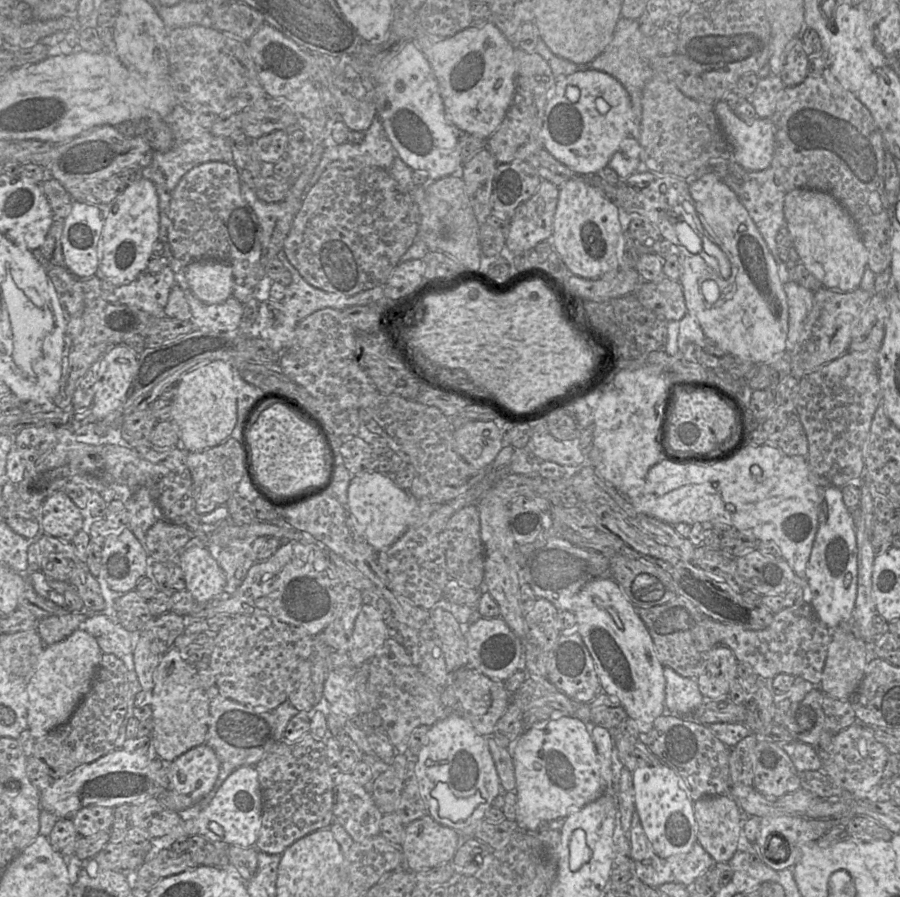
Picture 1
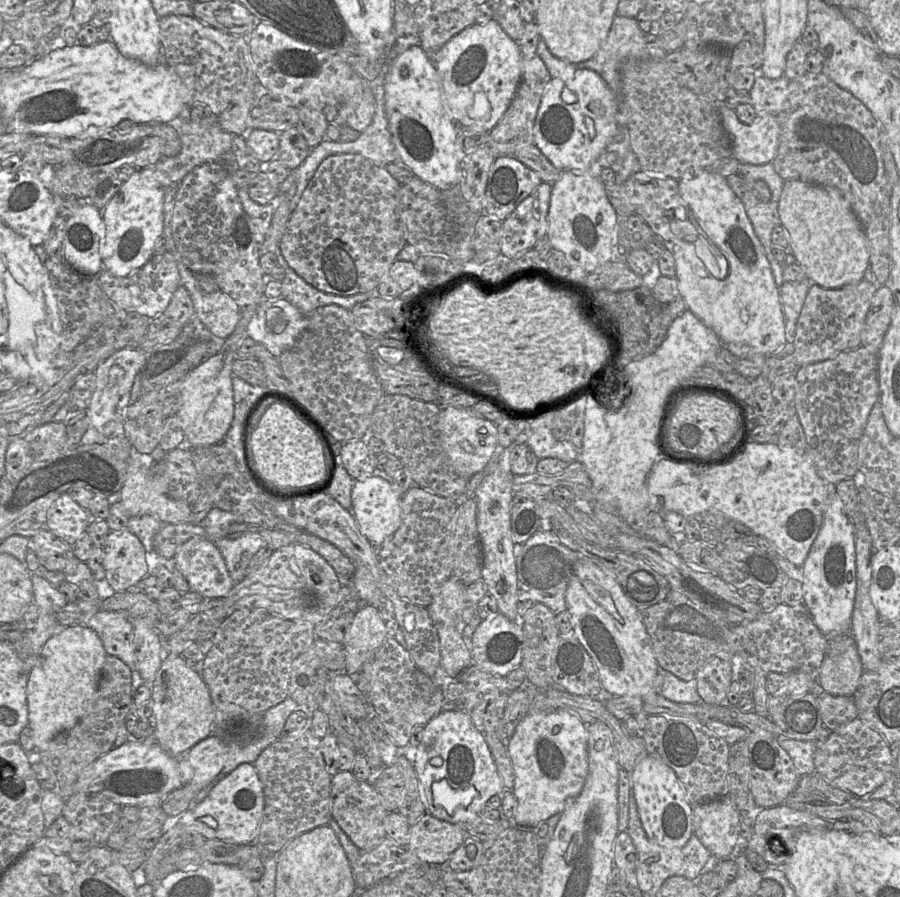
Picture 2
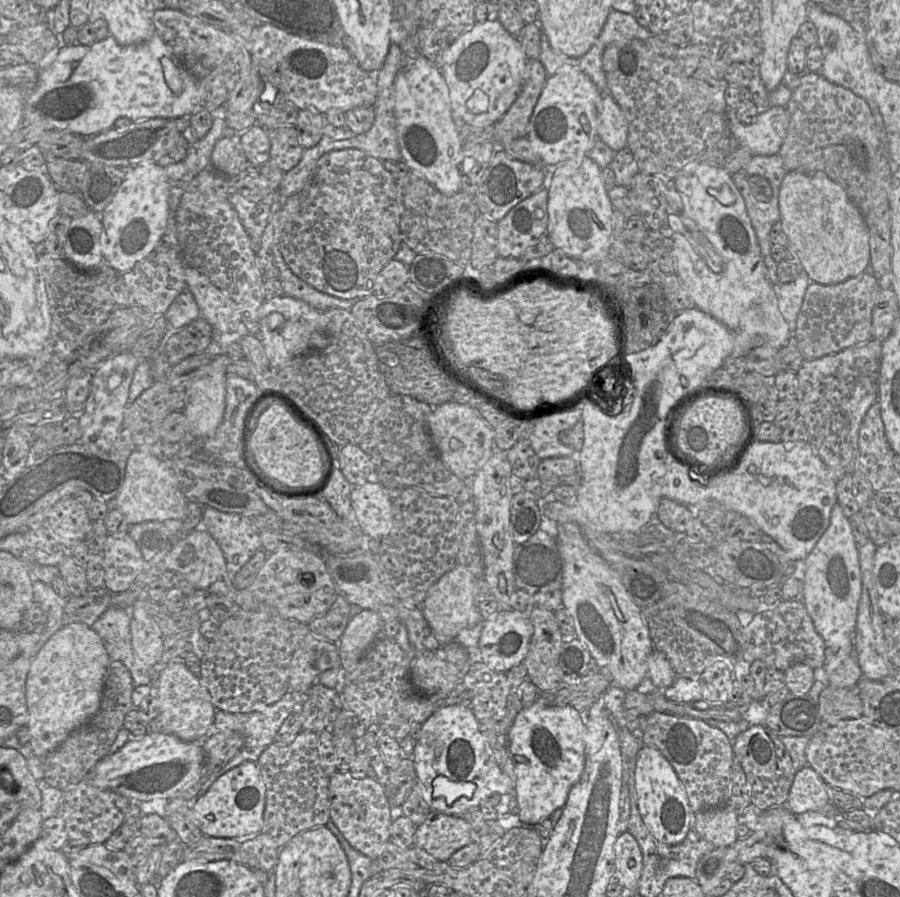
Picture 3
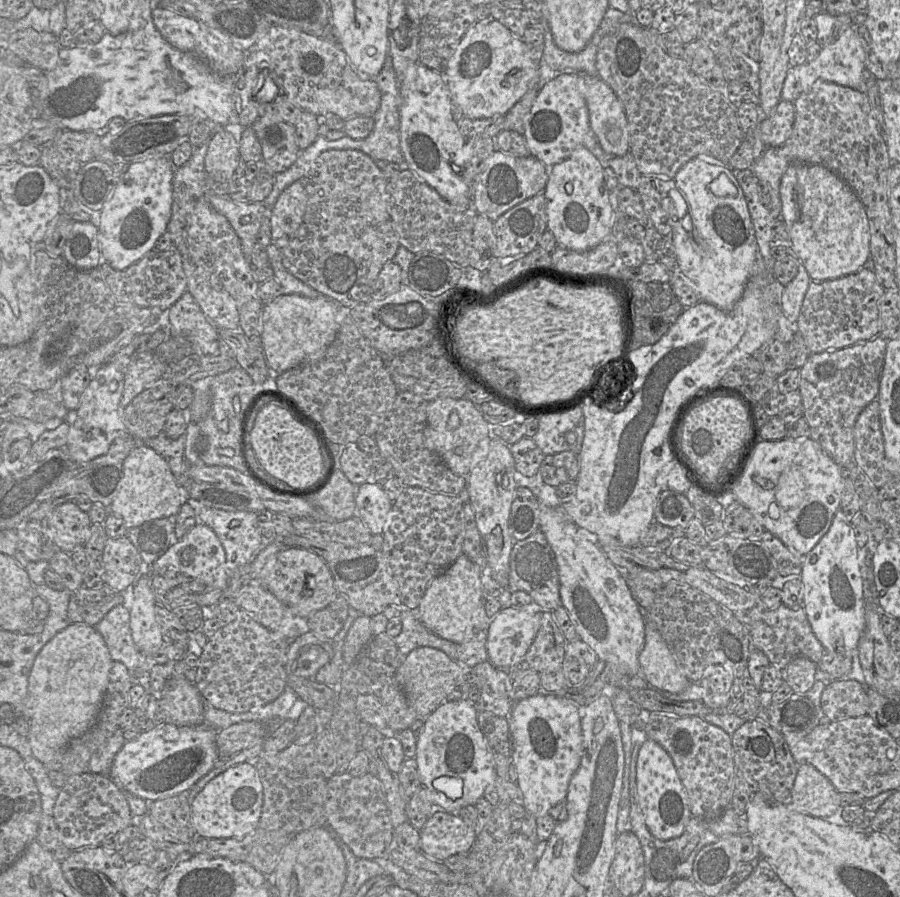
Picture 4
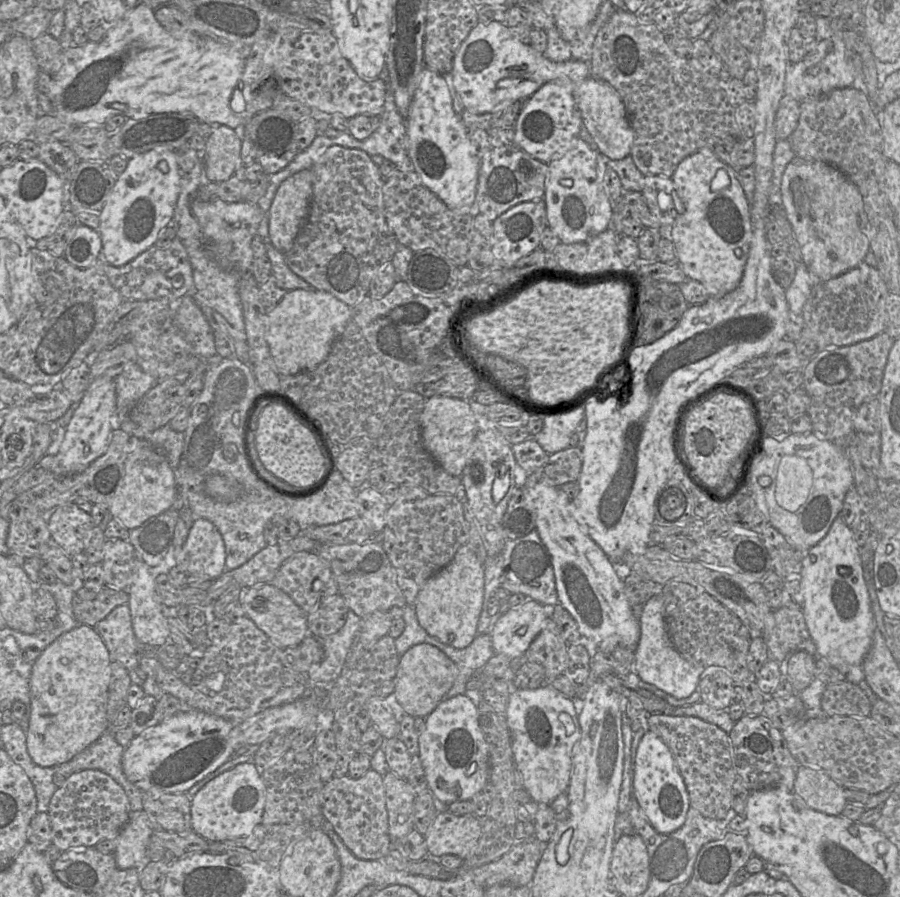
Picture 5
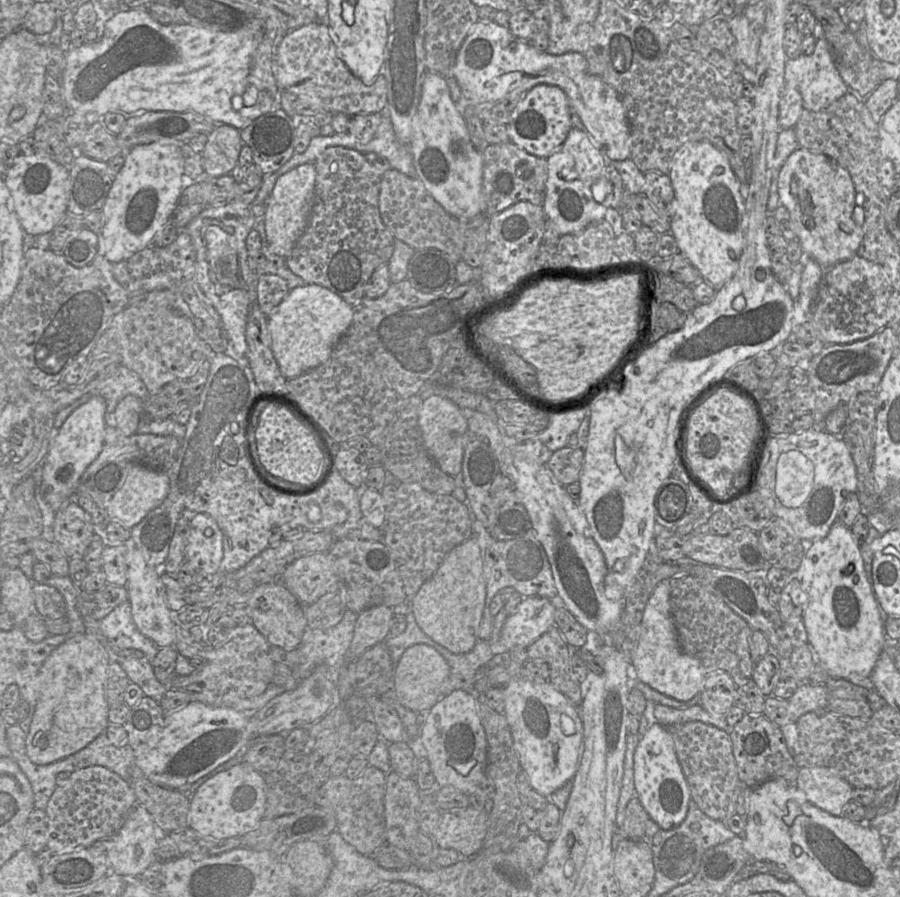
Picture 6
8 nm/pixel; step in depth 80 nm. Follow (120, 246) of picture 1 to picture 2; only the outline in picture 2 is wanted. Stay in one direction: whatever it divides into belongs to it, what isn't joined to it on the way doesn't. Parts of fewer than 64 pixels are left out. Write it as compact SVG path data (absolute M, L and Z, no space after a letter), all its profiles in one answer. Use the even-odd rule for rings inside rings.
M153 167L135 172L102 209L104 235L101 240L103 268L118 277L141 269L154 255L154 247L163 236L164 189Z

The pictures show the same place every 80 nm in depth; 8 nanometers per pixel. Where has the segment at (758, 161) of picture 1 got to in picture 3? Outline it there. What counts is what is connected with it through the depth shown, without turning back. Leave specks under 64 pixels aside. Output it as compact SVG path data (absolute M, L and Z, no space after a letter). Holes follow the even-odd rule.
M773 106L759 112L751 124L743 124L734 109L728 109L730 129L739 146L747 148L753 155L770 156L777 154L784 142L789 127L786 107Z

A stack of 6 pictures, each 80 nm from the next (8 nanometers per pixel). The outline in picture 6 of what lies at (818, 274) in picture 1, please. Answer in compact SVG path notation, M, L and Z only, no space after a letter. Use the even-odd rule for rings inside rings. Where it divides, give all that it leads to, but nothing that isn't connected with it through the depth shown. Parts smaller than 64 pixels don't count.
M798 147L785 161L778 178L780 204L787 208L794 232L806 257L816 260L824 269L857 255L867 231L865 210L858 204L857 193L847 169L828 156Z

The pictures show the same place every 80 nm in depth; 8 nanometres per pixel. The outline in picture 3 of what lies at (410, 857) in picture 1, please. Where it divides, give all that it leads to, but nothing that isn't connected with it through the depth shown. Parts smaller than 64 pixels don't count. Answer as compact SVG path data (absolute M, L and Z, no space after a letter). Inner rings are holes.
M430 812L424 822L416 827L414 846L424 850L435 860L446 862L453 853L473 840L474 833L462 816Z

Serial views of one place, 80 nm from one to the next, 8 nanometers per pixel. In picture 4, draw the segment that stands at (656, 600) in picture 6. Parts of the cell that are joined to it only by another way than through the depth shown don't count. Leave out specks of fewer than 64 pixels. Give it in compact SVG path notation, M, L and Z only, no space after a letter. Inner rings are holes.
M646 621L645 642L639 654L639 664L644 679L653 687L680 693L690 682L652 622Z

